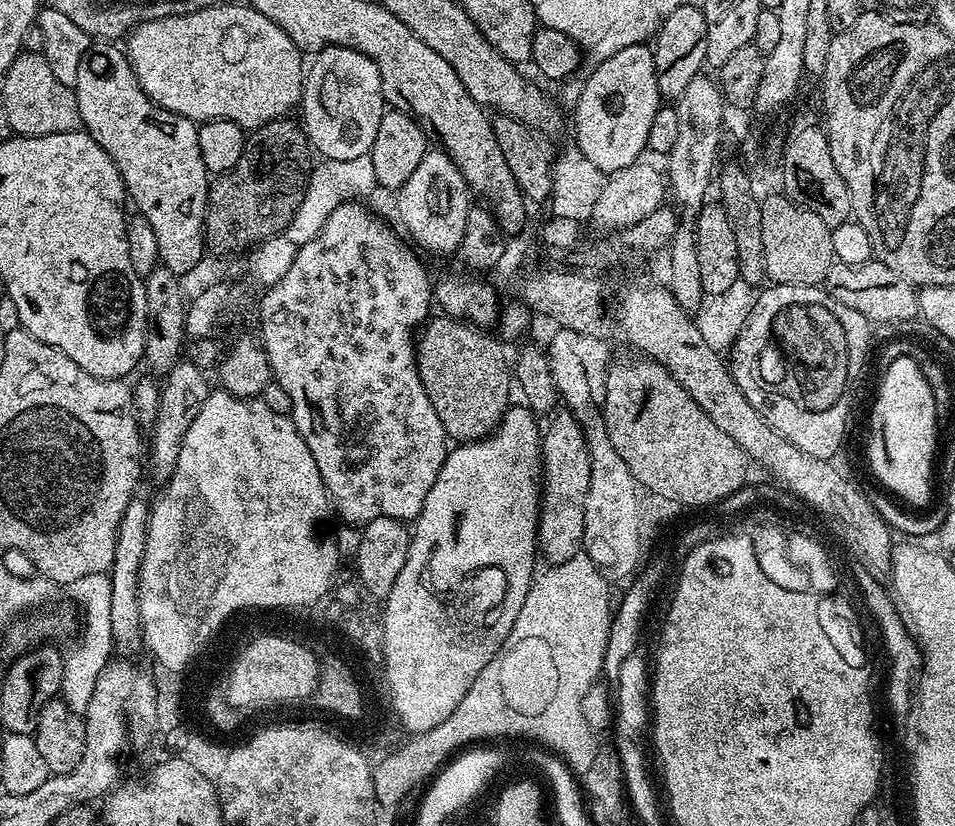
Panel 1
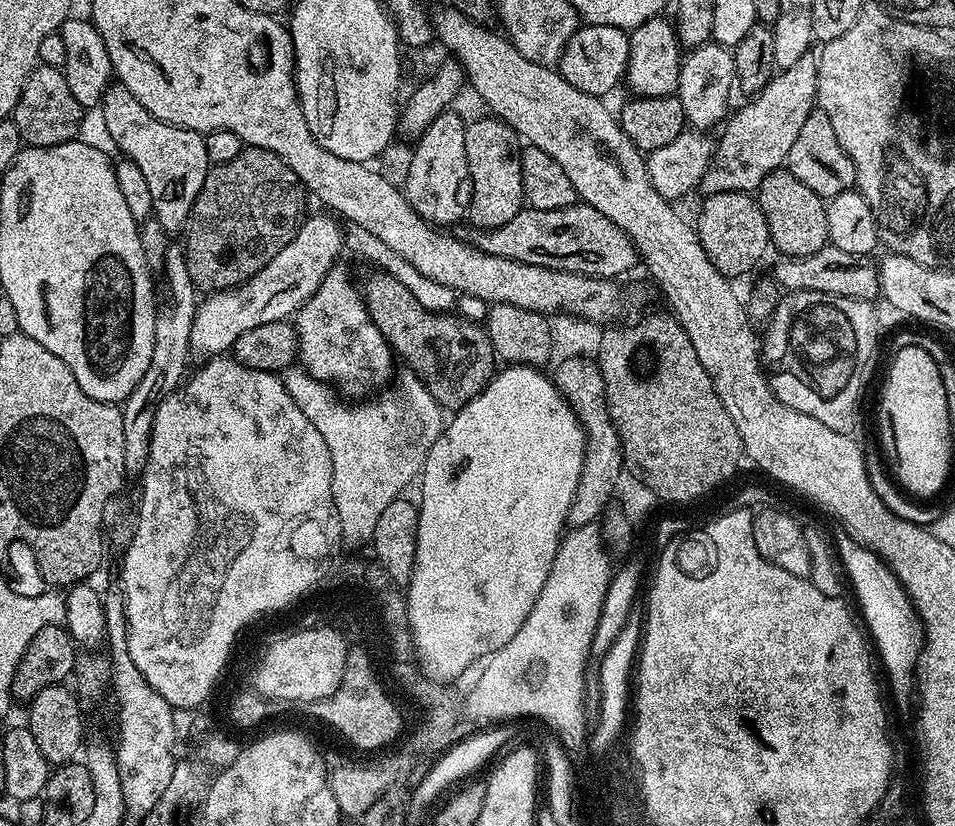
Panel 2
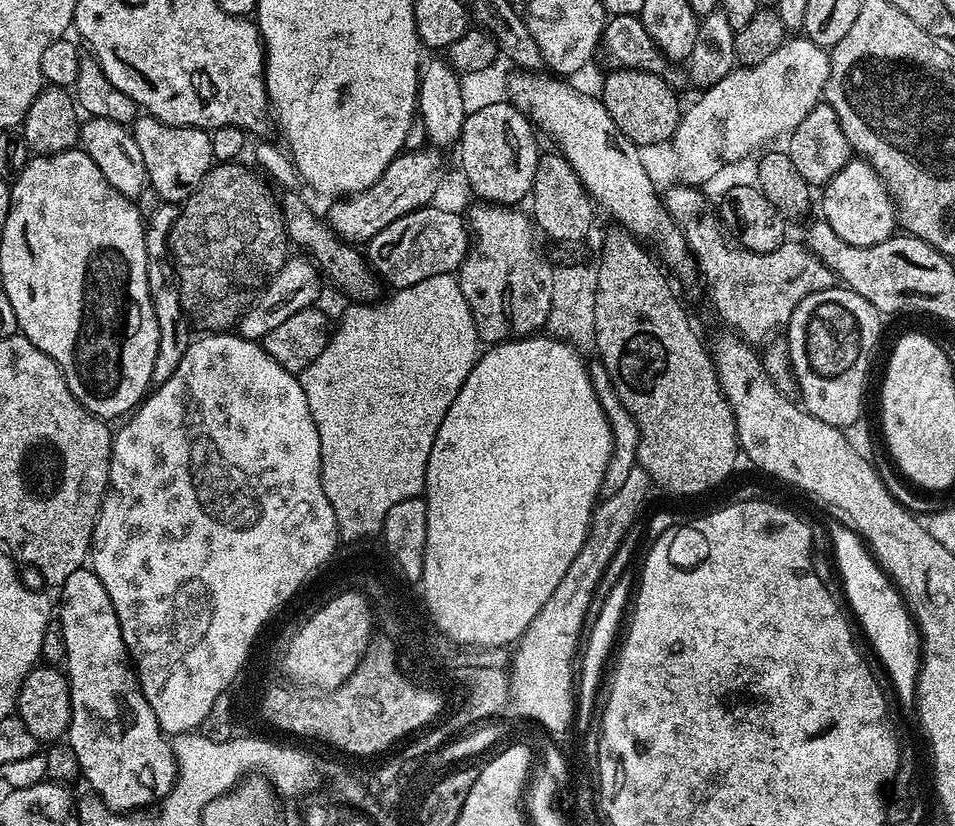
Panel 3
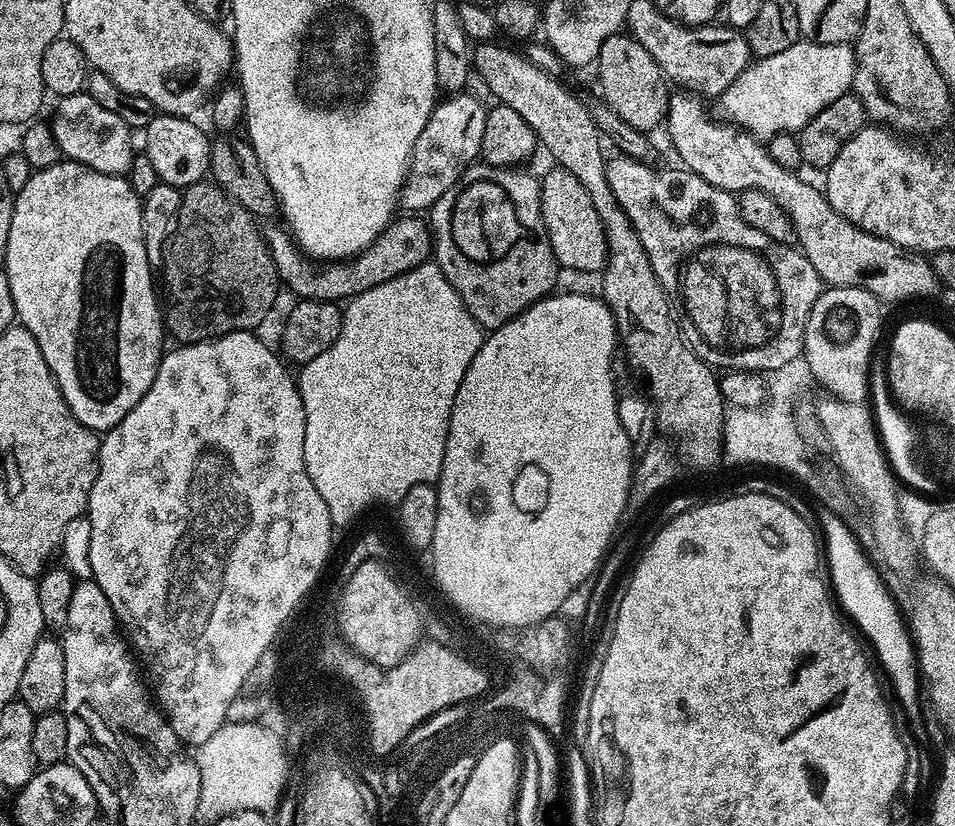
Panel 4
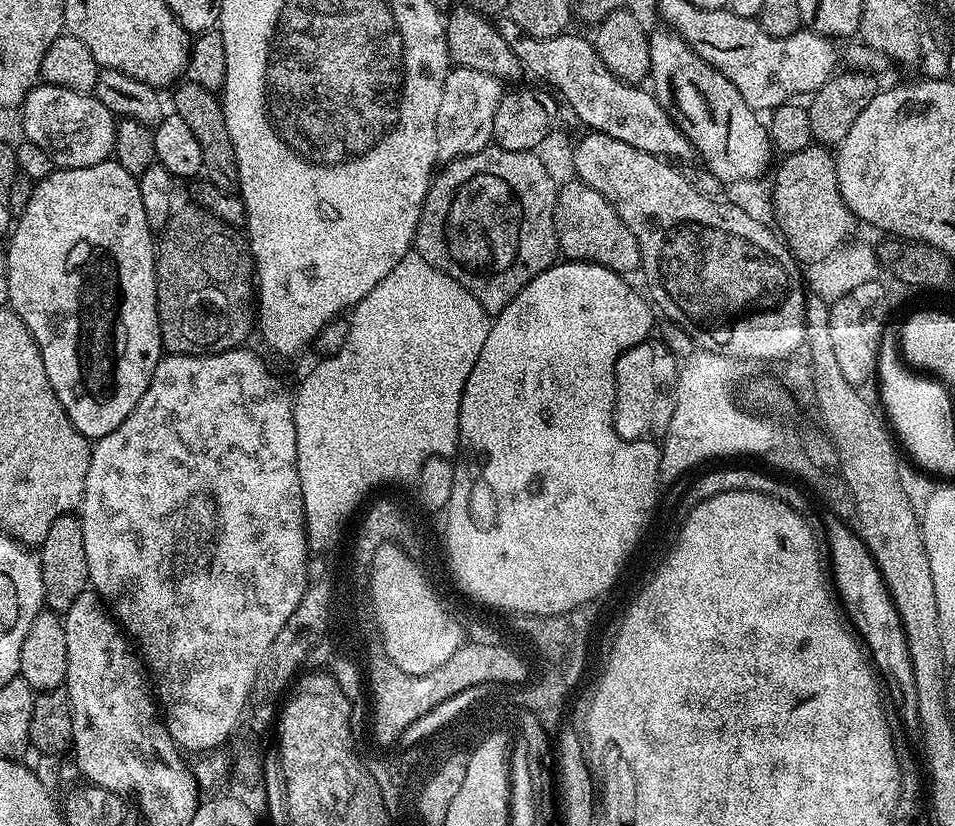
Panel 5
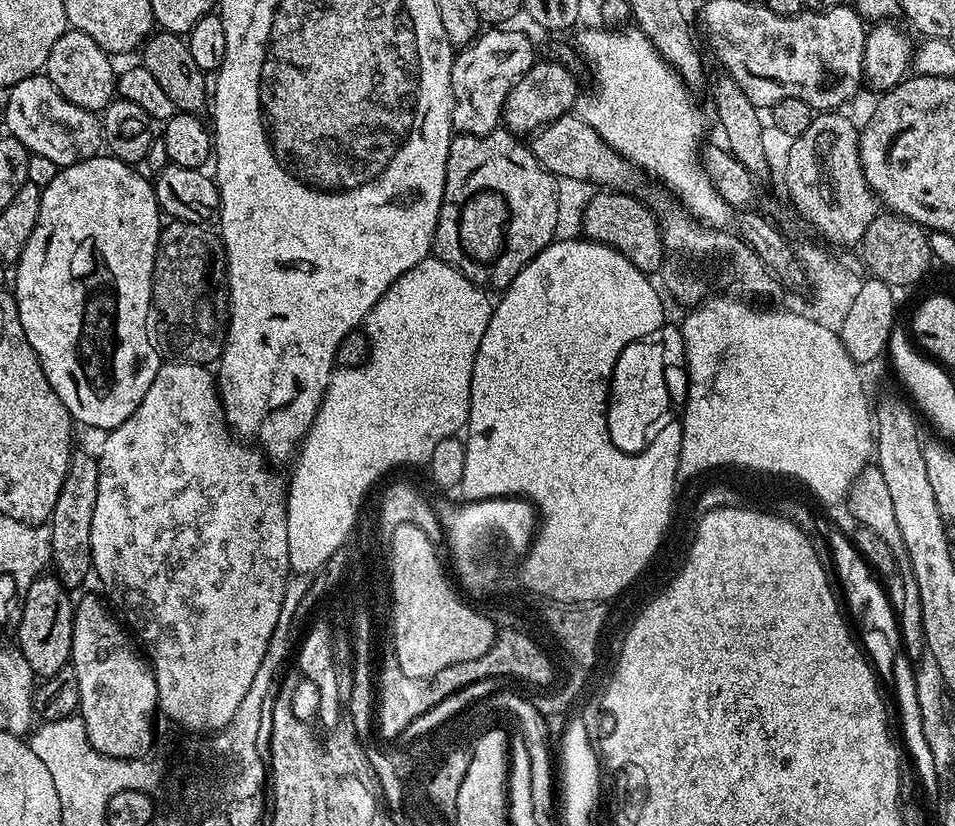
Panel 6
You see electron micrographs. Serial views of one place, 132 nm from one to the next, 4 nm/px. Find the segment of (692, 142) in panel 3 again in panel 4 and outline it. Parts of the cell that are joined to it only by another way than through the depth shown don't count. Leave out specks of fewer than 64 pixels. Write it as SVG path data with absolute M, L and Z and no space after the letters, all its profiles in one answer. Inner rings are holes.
M799 39L794 46L782 50L782 54L770 54L753 59L730 86L718 97L720 112L725 121L757 138L777 136L779 132L799 133L830 102L849 95L856 73L856 49L852 44L819 44L813 40Z

